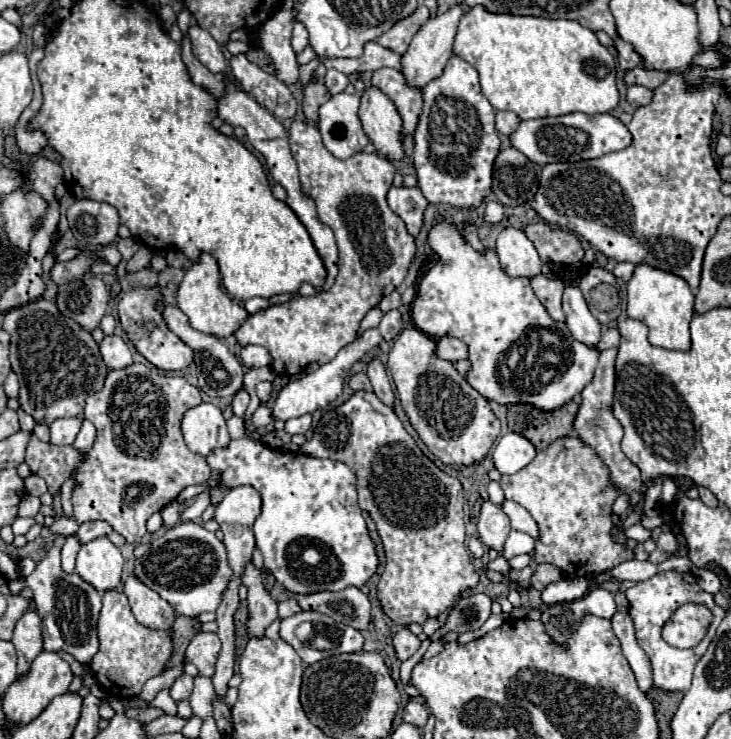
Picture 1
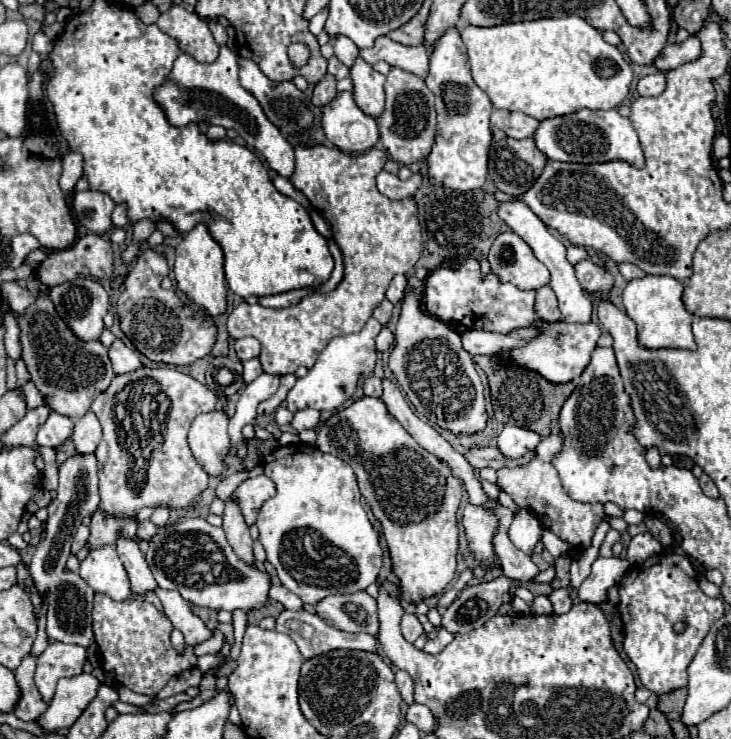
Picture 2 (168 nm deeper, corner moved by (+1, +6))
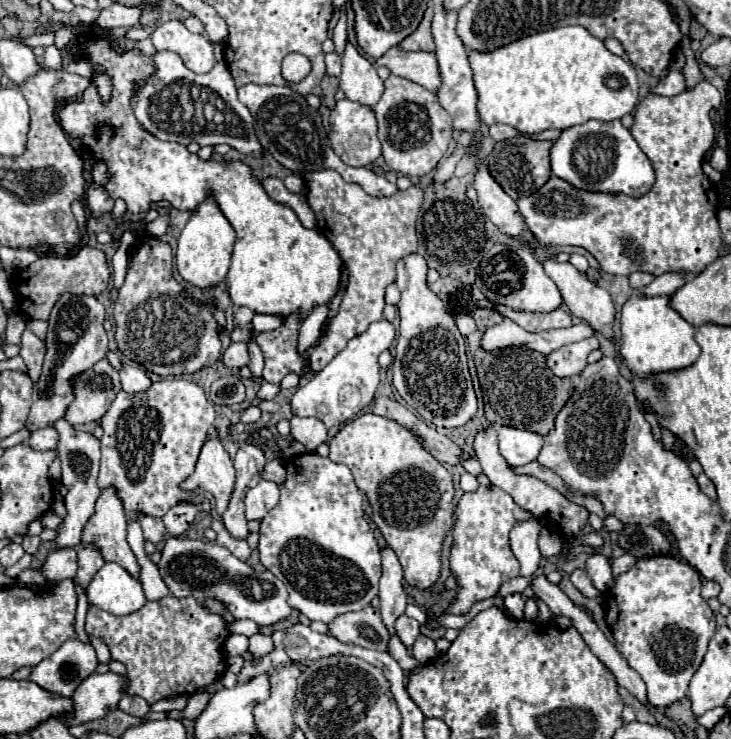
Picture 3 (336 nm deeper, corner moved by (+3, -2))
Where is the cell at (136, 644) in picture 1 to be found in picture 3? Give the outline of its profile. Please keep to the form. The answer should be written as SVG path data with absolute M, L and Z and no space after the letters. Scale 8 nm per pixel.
M168 594L156 602L146 602L144 608L140 608L138 612L128 614L128 616L114 616L96 606L90 606L88 616L86 616L86 632L102 638L108 644L108 648L112 652L112 660L122 662L128 670L128 680L130 680L128 694L140 696L148 704L154 704L154 702L170 698L170 696L194 694L200 688L212 684L216 678L220 678L226 670L224 640L232 634L222 616L212 614L204 604L200 604L198 600L192 600L192 596L176 598L172 594Z

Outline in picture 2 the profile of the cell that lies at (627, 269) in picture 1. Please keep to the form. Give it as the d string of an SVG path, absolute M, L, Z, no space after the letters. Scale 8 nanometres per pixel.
M622 262L622 264L618 264L618 268L620 268L620 274L626 280L634 280L634 278L642 278L644 276L644 272L636 264L630 264L630 262Z

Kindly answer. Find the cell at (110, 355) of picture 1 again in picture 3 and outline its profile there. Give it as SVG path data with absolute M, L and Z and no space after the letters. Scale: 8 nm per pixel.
M124 364L120 370L120 380L122 380L122 390L124 392L146 392L152 386L152 380L146 376L146 372L140 366Z

